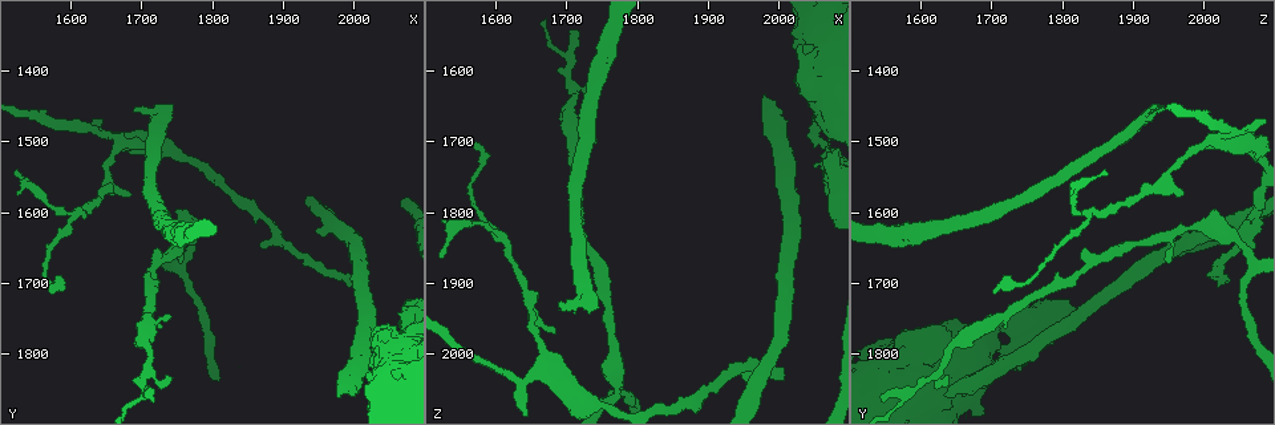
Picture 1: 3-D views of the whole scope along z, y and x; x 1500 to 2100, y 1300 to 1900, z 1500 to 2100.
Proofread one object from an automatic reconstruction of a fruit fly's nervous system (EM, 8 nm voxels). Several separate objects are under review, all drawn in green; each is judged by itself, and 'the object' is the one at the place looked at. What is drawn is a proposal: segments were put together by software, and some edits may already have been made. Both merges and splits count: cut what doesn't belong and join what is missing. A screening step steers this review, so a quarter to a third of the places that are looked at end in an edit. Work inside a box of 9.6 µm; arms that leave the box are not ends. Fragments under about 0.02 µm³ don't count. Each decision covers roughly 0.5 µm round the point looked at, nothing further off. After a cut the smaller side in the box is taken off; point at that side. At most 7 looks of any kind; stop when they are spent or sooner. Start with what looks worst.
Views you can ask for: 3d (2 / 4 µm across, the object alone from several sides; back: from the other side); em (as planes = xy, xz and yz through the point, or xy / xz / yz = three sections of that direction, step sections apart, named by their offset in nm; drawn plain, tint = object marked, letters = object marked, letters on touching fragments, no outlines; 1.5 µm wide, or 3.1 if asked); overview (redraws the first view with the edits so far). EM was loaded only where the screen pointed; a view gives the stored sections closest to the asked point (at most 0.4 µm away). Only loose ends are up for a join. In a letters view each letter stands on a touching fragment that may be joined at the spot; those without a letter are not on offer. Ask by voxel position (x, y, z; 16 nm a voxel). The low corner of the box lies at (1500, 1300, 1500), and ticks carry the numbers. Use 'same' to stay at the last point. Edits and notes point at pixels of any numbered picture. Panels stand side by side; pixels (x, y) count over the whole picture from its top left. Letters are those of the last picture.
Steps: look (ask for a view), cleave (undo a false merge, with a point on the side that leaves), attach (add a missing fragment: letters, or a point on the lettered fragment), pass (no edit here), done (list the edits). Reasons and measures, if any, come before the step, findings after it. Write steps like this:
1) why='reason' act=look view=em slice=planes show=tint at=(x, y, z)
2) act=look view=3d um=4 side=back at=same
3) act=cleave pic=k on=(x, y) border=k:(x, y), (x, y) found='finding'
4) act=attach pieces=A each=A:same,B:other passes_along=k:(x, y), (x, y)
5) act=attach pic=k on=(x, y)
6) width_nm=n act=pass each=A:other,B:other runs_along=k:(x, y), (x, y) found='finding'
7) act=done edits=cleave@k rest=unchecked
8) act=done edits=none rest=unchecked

why='an open end' act=look view=3d um=4 at=(2010, 1695, 2030)

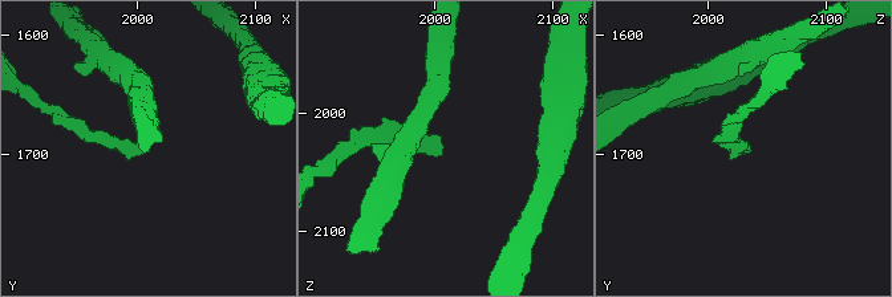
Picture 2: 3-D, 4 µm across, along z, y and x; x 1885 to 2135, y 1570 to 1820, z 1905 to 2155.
act=look view=em slice=xy step=8 show=tint at=(2010, 1698, 2034)

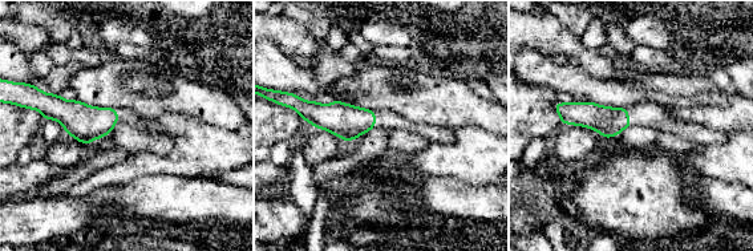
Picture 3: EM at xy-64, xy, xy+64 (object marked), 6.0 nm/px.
act=look view=em slice=xy step=8 show=letters at=same

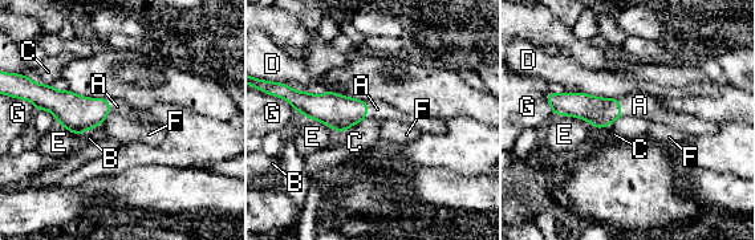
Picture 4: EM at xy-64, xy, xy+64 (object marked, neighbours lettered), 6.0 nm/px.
width_nm=130 act=attach pieces=A each=A:same,B:other,C:other,D:other,E:other,F:other,G:other passes_along=4:(340, 113), (366, 110), (377, 109) found='the neuron continues'

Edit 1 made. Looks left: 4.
why='thin end' act=look view=em slice=planes show=letters at=(1685, 1575, 1970)

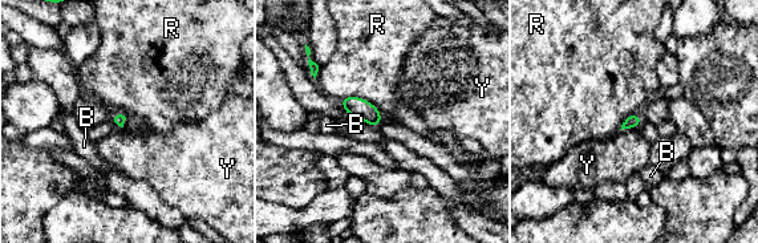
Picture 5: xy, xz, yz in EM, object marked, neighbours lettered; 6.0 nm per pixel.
act=pass each=B:other,R:other,Y:other found='none of them fits'

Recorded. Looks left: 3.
why='an open end' act=look view=3d um=2 side=back at=(1715, 1860, 1545)

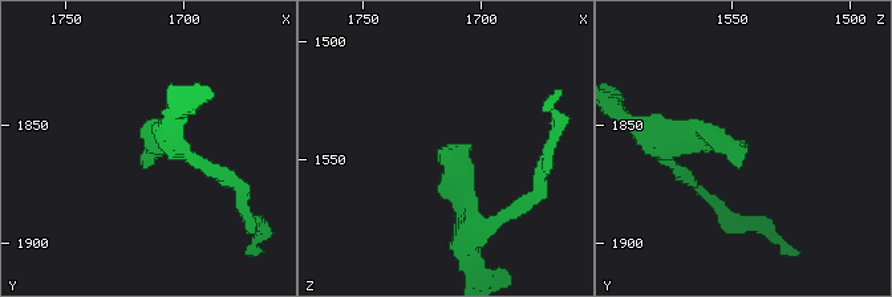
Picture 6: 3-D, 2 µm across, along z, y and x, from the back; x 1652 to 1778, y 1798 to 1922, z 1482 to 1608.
why='shape alone is not enough' act=look view=em slice=xy step=4 show=letters at=(1715, 1862, 1543)

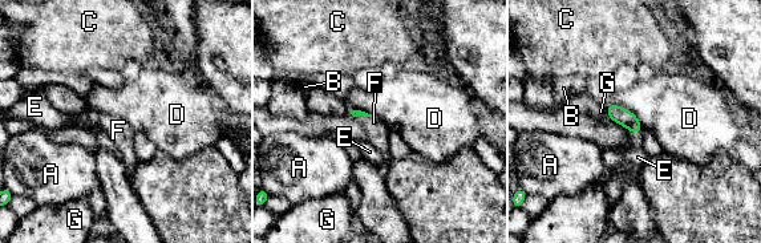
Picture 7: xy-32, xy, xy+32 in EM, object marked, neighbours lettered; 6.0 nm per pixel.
why='cut it another way' act=look view=em slice=planes show=letters at=same

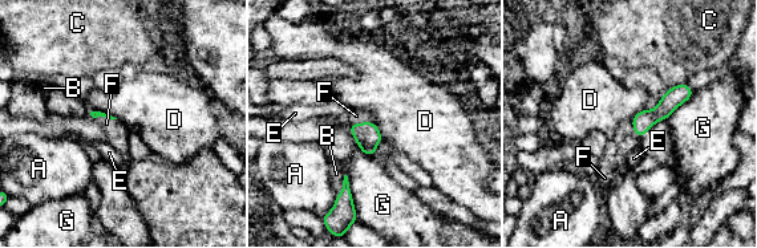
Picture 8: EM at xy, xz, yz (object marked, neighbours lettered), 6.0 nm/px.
act=attach pieces=F each=A:other,B:other,C:other,D:other,E:other,F:same,G:other passes_along=8:(367, 134), (363, 122), (355, 116) found='the neuron continues'

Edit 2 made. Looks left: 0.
act=done edits=attach@4,attach@8 rest=unchecked

